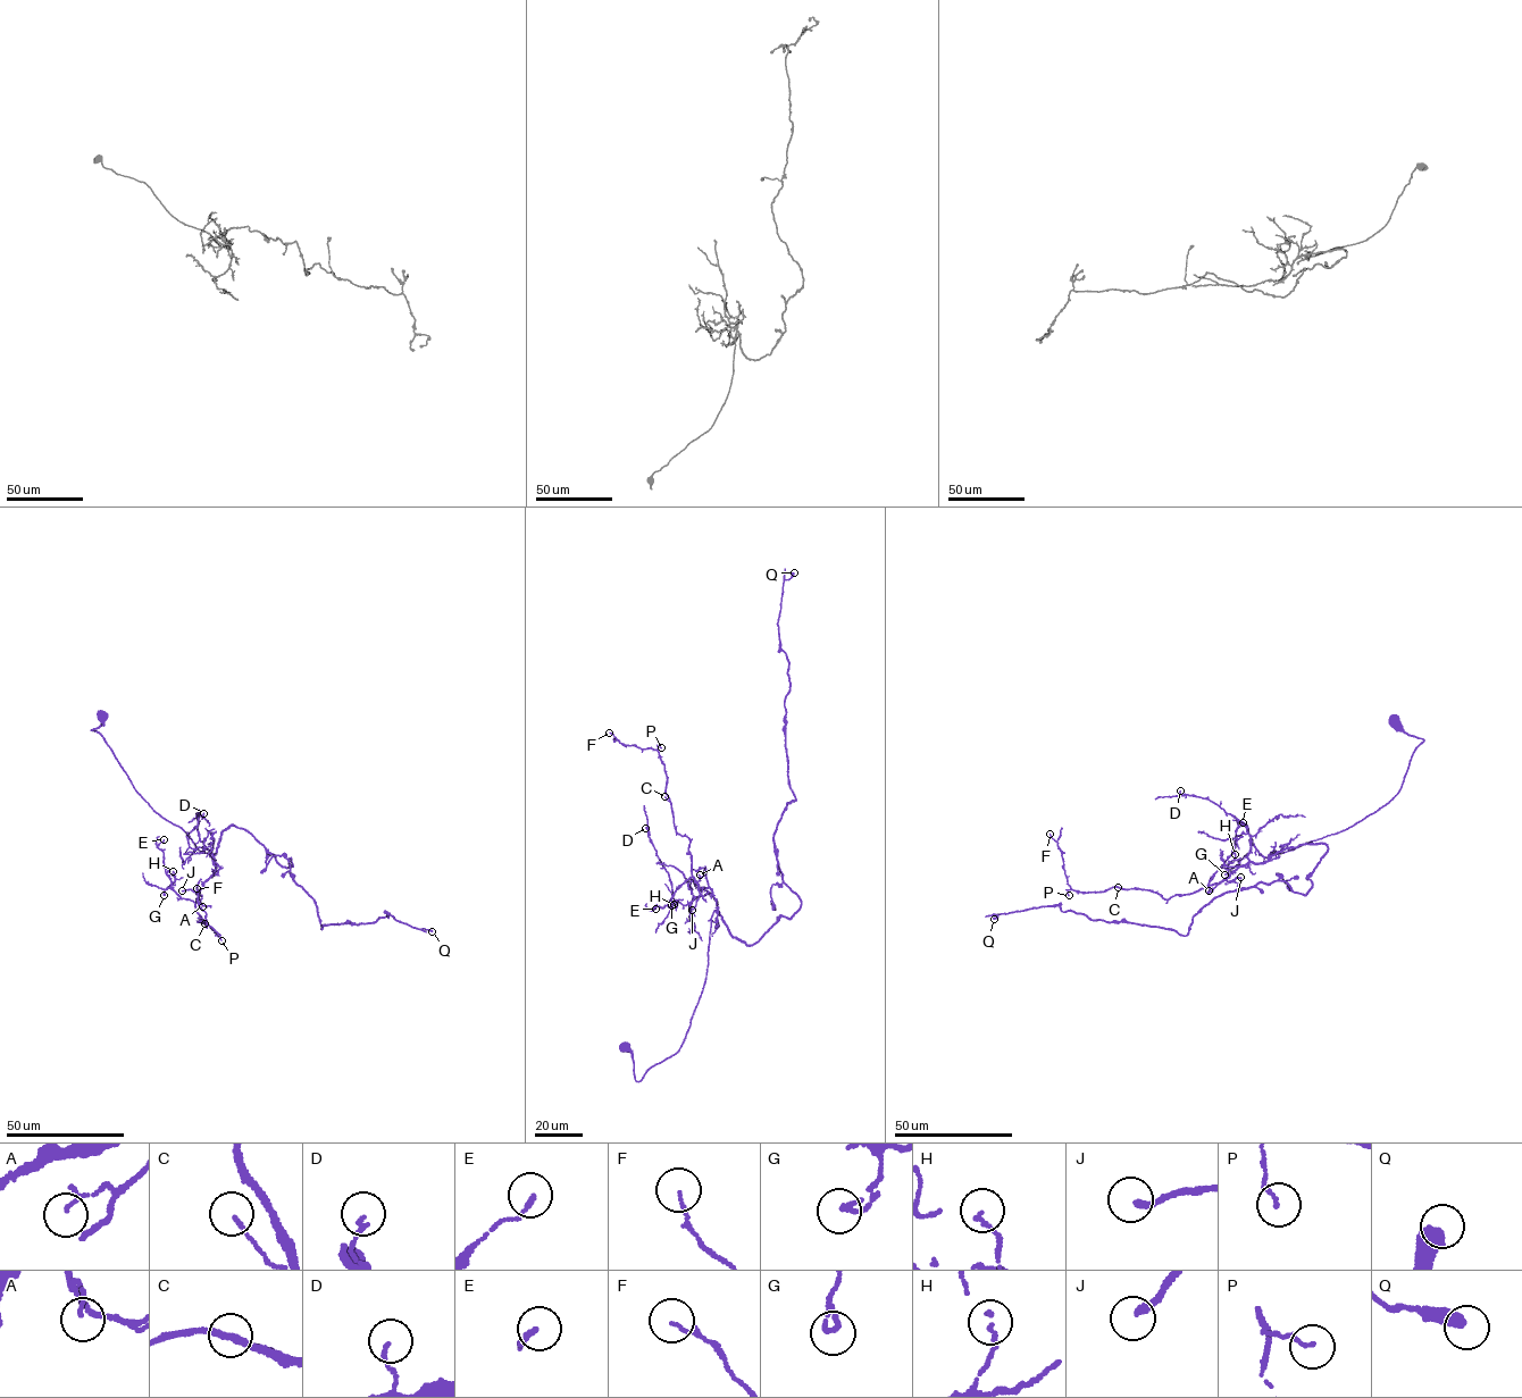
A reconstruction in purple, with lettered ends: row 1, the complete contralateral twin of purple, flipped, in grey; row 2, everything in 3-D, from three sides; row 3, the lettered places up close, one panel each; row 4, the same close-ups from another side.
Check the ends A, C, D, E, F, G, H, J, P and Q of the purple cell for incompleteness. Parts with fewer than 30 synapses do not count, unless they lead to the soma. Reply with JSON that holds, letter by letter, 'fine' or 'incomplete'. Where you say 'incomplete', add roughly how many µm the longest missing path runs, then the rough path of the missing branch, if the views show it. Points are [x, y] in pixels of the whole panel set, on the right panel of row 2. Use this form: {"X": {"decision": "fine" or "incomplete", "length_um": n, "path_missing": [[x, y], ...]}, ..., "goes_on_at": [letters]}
{"A": {"decision": "fine"}, "C": {"decision": "fine"}, "D": {"decision": "fine"}, "E": {"decision": "fine"}, "F": {"decision": "fine"}, "G": {"decision": "fine"}, "H": {"decision": "fine"}, "J": {"decision": "fine"}, "P": {"decision": "fine"}, "Q": {"decision": "fine"}, "goes_on_at": []}

